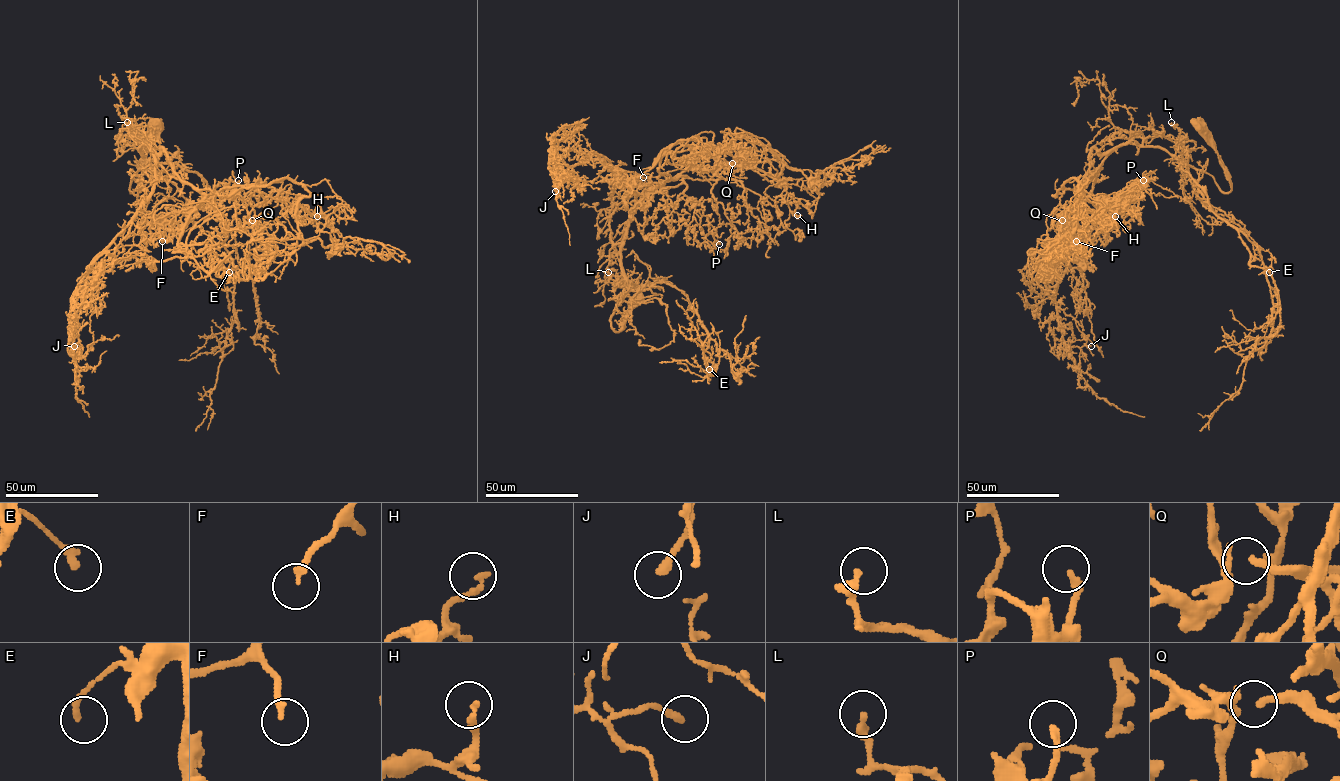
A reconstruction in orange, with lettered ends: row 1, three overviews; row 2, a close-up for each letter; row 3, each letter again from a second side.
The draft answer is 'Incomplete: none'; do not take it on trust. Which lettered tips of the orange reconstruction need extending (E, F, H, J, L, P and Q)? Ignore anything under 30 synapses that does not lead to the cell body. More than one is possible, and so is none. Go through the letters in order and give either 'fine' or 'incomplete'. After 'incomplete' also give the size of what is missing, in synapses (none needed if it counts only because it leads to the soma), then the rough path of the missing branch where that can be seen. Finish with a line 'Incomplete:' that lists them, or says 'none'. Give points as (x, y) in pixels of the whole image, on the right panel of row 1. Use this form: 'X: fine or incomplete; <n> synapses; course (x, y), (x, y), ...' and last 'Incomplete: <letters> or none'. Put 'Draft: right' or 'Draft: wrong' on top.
Draft: wrong
E: fine
F: fine
H: incomplete; 35 synapses
J: fine
L: fine
P: fine
Q: fine
Incomplete: H

